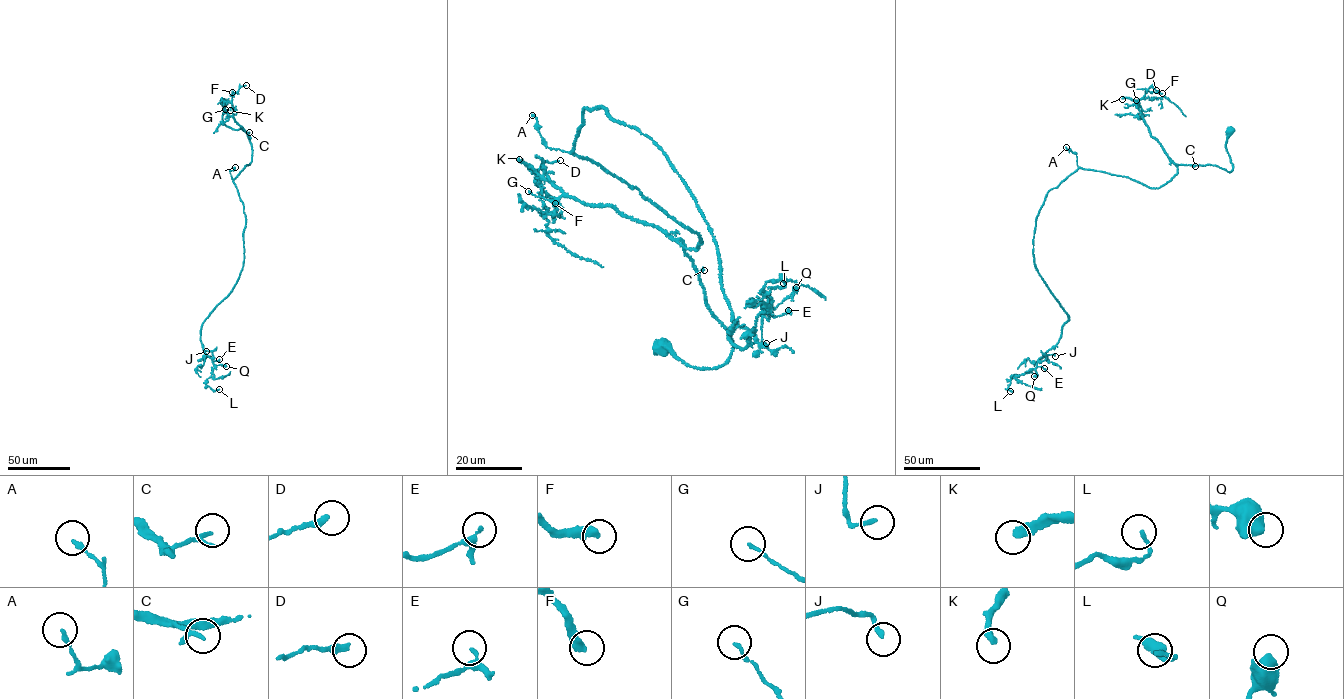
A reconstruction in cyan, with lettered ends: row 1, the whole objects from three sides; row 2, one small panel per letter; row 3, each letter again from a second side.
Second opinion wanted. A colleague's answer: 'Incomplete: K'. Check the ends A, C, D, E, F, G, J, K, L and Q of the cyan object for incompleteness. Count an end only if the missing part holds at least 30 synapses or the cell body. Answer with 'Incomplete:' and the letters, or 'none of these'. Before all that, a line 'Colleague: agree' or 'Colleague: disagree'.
Colleague: agree
Incomplete: K

